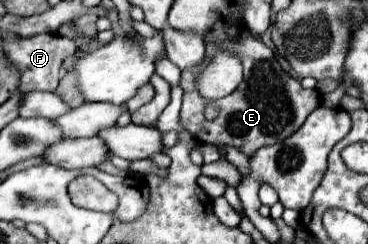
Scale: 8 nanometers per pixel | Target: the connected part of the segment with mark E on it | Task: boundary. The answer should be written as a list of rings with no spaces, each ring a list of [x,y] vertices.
[[[242,37],[240,43],[232,41],[226,45],[230,45],[230,49],[242,61],[246,69],[246,79],[234,93],[222,99],[216,99],[220,107],[220,117],[208,123],[202,115],[204,105],[208,101],[198,93],[194,73],[182,73],[182,79],[186,79],[186,95],[184,95],[180,119],[182,119],[182,125],[194,135],[196,141],[212,143],[212,145],[220,145],[220,141],[224,141],[226,145],[238,147],[246,157],[252,157],[256,149],[274,145],[278,141],[284,141],[292,133],[296,133],[304,125],[306,117],[322,105],[322,99],[316,89],[304,89],[300,81],[292,79],[280,67],[272,49],[266,47],[260,39]]]

